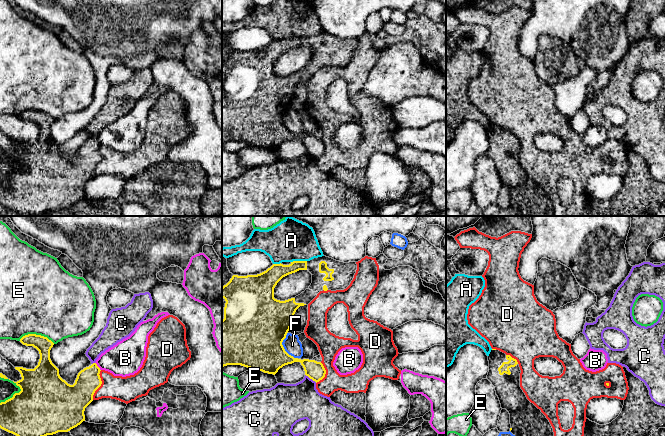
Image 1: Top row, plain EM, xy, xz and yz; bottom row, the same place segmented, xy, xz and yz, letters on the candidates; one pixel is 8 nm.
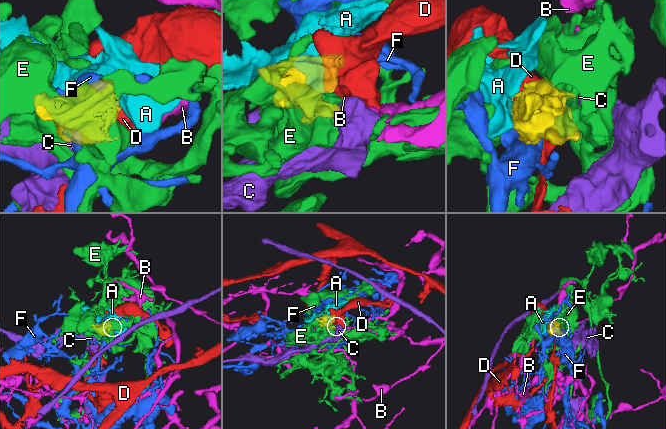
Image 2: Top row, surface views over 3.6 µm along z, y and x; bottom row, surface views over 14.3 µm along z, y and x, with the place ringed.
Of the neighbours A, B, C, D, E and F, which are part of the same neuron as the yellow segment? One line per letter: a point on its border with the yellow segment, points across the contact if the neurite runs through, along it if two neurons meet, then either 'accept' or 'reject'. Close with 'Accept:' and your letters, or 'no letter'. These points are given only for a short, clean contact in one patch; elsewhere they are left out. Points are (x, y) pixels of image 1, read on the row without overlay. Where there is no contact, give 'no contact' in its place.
A: meets yellow in xz at (298, 37); reject
B: meets yellow in xy at (97, 142); border along xy (95, 138), (100, 146); reject
C: meets yellow in xz at (311, 154); reject
D: meets yellow in xy at (100, 161); reject
E: meets yellow in xy at (37, 111); reject
F: meets yellow in xz at (283, 123); reject
Accept: no letter

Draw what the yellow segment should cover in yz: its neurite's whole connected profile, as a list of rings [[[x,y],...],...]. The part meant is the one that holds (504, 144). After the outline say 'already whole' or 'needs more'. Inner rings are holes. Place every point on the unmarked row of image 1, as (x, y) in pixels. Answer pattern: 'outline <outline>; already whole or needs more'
outline [[[492,125],[487,155],[495,163],[501,184],[510,190],[510,208],[518,216],[554,216],[546,192],[531,179],[520,163],[520,143],[510,131]]]; needs more

